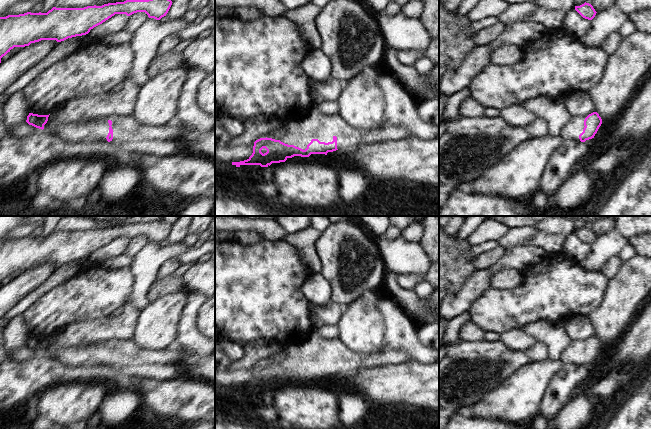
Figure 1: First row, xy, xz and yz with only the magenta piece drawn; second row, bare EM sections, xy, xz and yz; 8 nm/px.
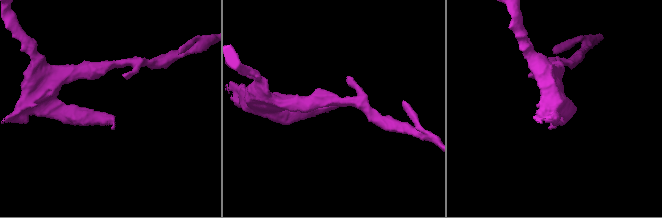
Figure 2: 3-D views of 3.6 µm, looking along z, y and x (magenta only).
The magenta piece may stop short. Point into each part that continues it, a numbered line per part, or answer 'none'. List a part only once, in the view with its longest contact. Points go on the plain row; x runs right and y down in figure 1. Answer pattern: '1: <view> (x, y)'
1: xz (315, 349).

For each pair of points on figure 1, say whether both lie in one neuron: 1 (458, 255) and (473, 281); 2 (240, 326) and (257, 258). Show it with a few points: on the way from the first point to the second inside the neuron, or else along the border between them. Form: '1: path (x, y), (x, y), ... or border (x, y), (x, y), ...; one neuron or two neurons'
1: border (475, 271), (462, 287), (454, 293); two neurons
2: path (246, 309), (249, 296), (257, 288), (257, 275); one neuron

